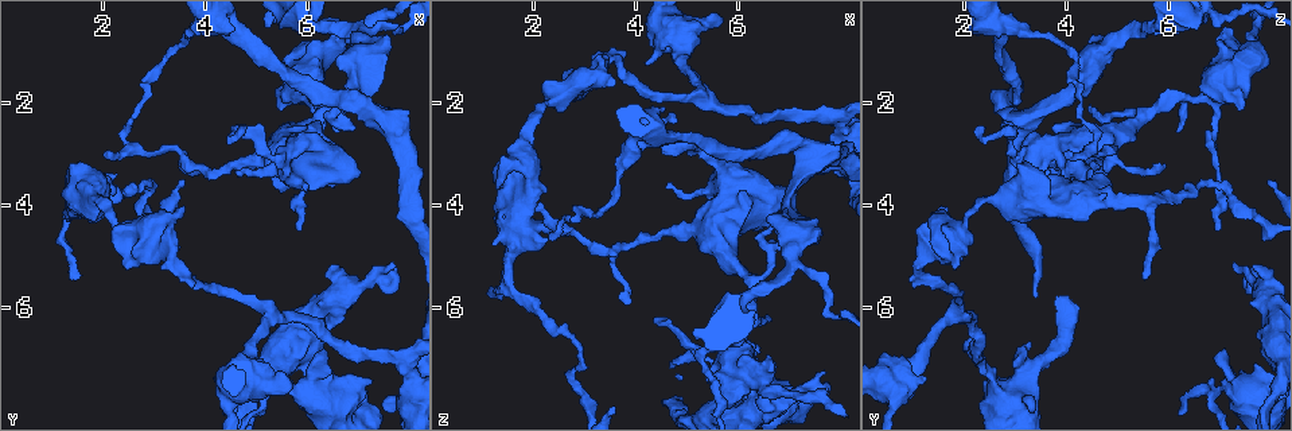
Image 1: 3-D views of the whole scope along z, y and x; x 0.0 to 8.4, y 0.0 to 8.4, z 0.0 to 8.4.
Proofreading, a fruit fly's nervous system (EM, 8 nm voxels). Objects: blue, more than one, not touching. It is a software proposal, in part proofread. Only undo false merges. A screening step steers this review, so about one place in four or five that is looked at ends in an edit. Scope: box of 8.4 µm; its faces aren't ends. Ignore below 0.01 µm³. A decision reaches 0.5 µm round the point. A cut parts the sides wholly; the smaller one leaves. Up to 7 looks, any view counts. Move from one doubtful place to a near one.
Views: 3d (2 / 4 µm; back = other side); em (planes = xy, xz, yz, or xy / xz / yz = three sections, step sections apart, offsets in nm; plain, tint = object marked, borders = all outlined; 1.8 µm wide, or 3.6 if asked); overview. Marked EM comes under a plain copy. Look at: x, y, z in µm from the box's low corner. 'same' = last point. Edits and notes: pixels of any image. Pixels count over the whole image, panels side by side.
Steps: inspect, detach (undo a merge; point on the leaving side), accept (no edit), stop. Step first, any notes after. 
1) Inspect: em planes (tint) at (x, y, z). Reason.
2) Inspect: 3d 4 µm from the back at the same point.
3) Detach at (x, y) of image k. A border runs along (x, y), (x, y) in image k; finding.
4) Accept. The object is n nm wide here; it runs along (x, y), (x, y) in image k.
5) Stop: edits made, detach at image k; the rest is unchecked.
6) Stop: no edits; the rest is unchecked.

Inspect: em planes (tint) at (1.65, 3.80, 4.30). Four or more arms meet.

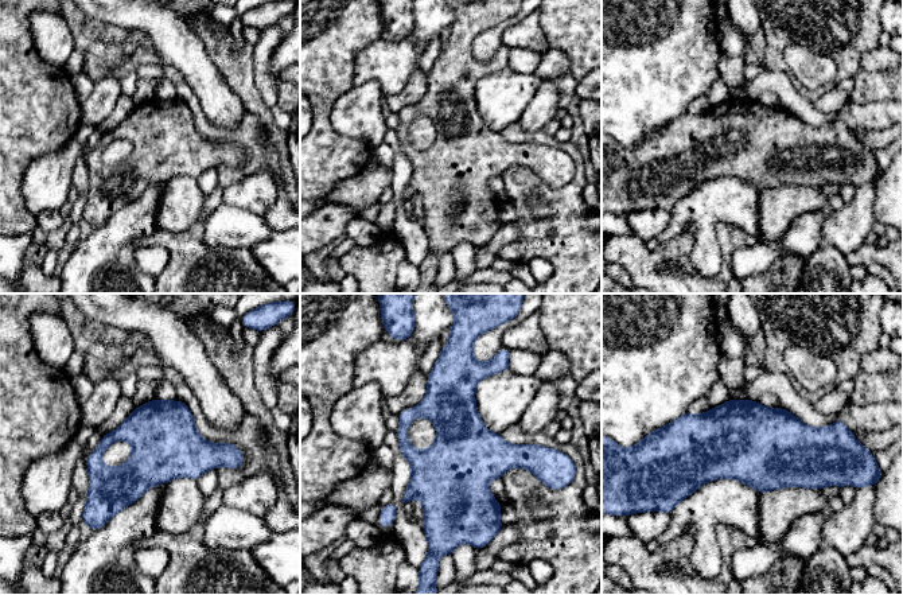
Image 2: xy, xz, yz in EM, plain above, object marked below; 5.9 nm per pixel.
Accept. One neuron here.

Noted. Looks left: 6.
Inspect: em xz step 4 (tint) at (5.25, 7.70, 6.90). A fork.

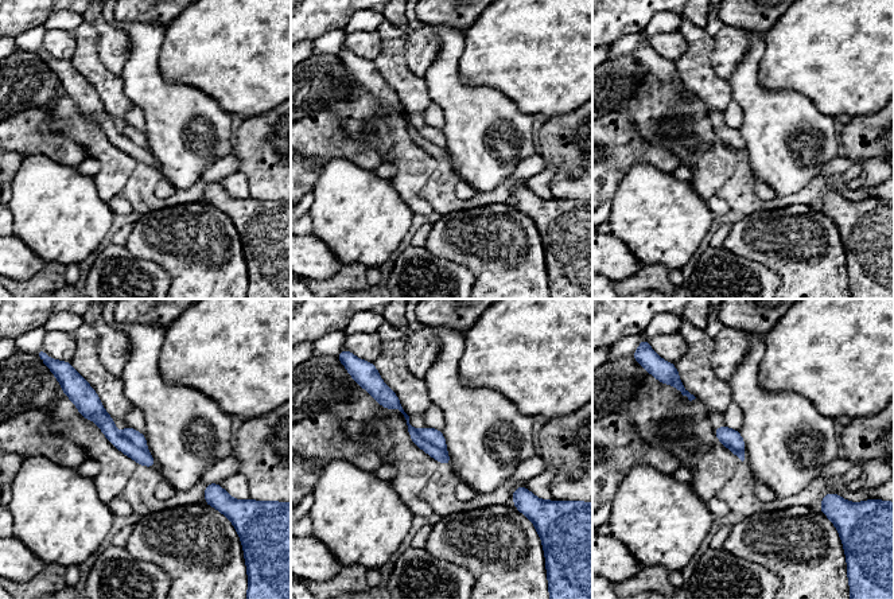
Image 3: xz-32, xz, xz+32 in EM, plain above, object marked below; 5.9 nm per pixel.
Inspect: em yz step 4 (tint) at the same point.

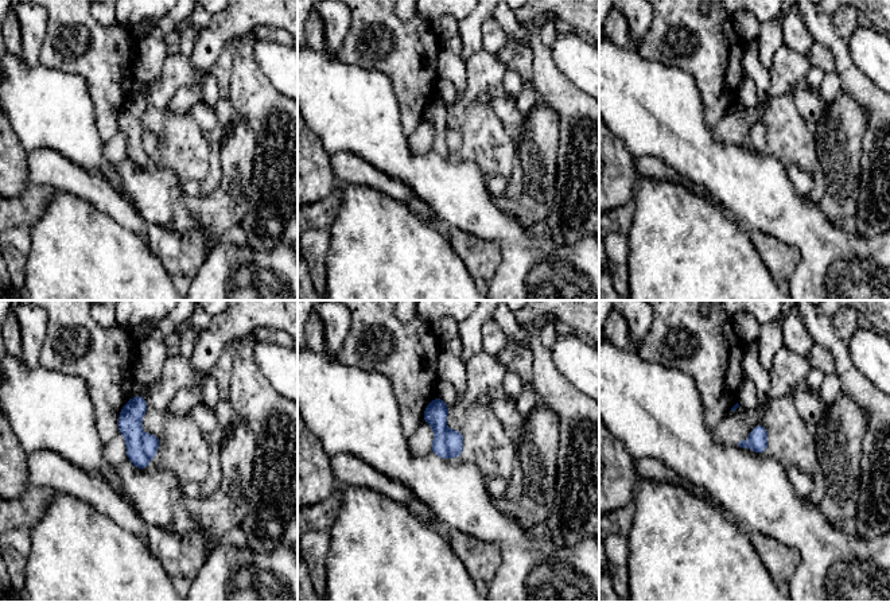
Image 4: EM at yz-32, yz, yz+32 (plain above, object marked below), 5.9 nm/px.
Detach at (436, 411) of image 4. Two neurons meet here.

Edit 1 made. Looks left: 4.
Inspect: overview.

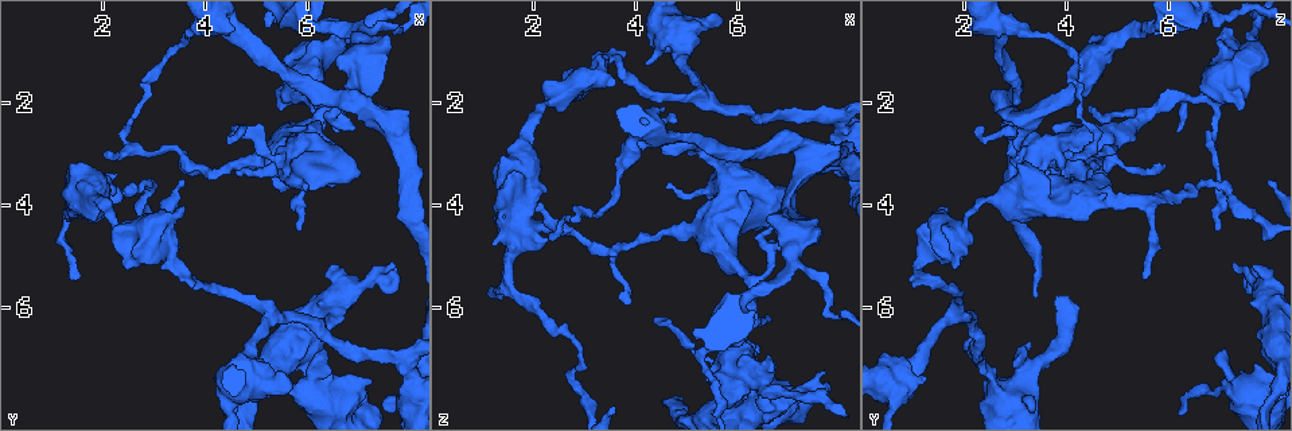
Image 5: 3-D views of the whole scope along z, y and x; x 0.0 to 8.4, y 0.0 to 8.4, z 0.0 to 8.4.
Inspect: 3d 4 µm at (7.10, 0.70, 5.10). Calibre changes.

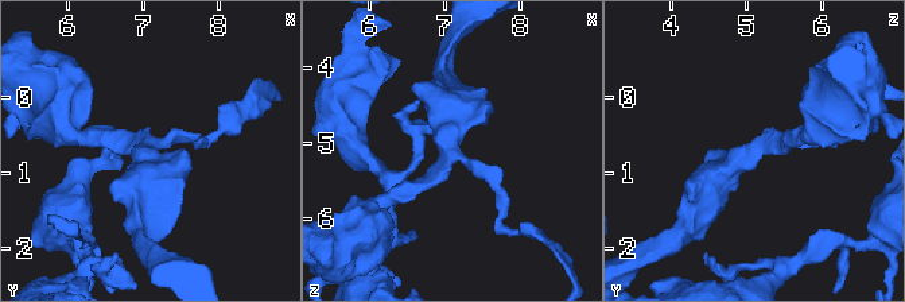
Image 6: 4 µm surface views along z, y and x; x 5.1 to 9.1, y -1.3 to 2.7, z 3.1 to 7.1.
Inspect: em planes (tint) at (7.00, 0.65, 5.15). 3 arms meet here; need the tissue.

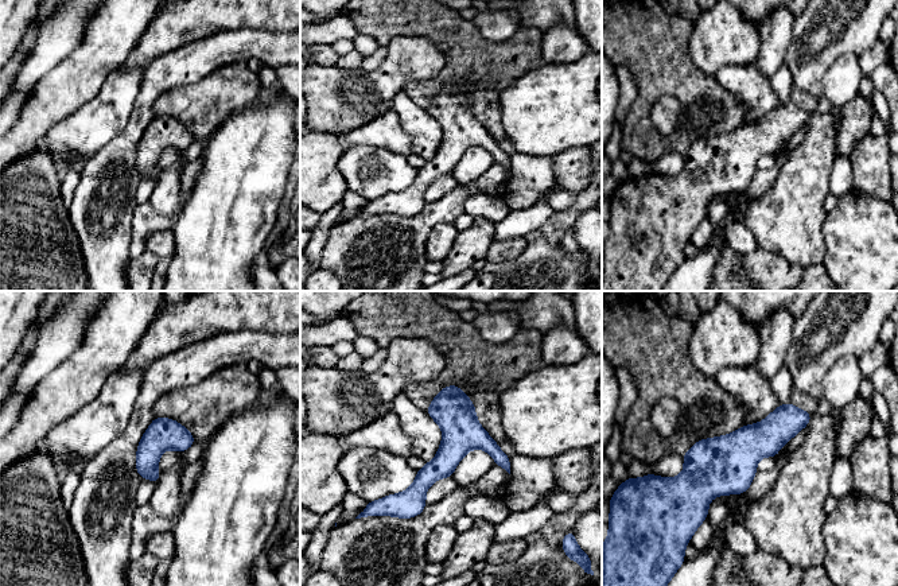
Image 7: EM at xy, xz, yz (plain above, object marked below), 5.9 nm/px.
Accept. The object is 190 nm wide here; one neuron here.

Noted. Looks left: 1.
Stop: edits made, detach at image 4; the rest is unchecked.

